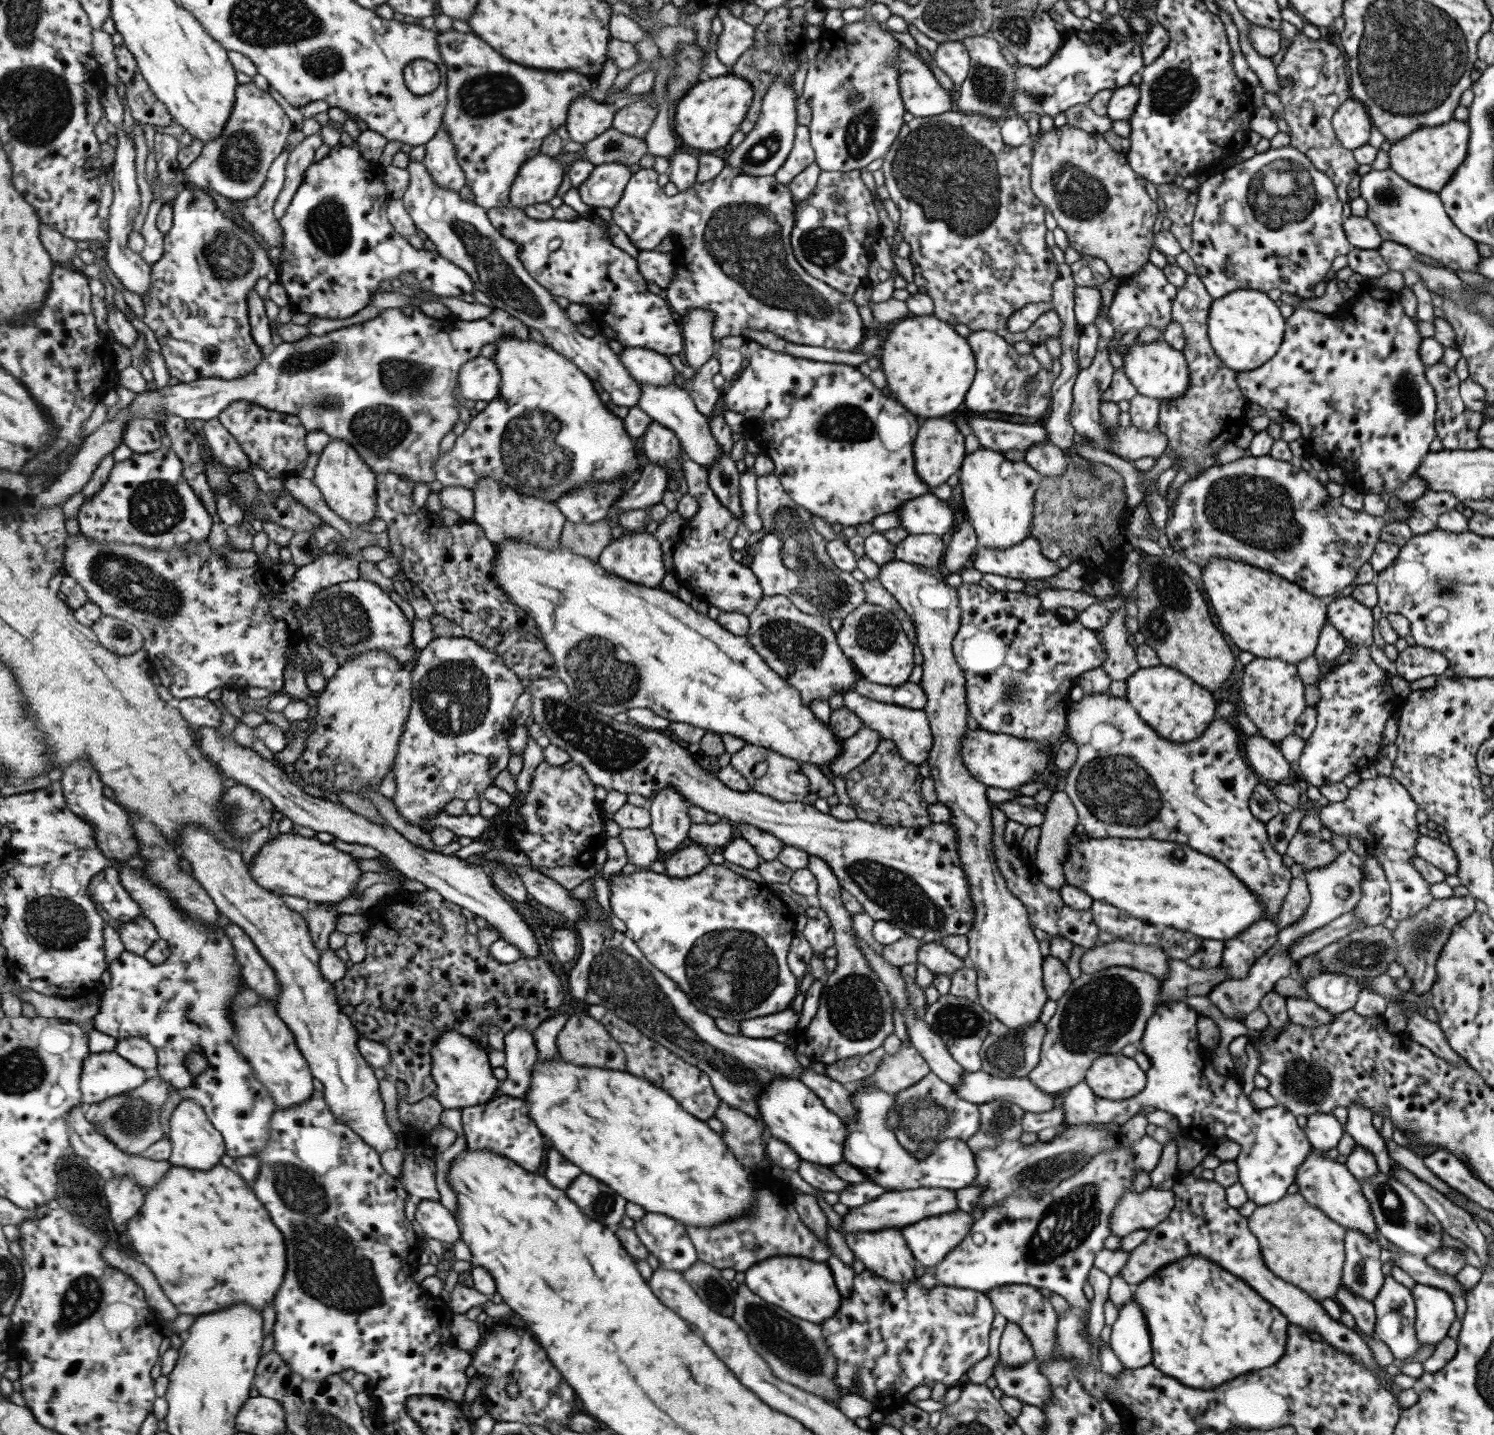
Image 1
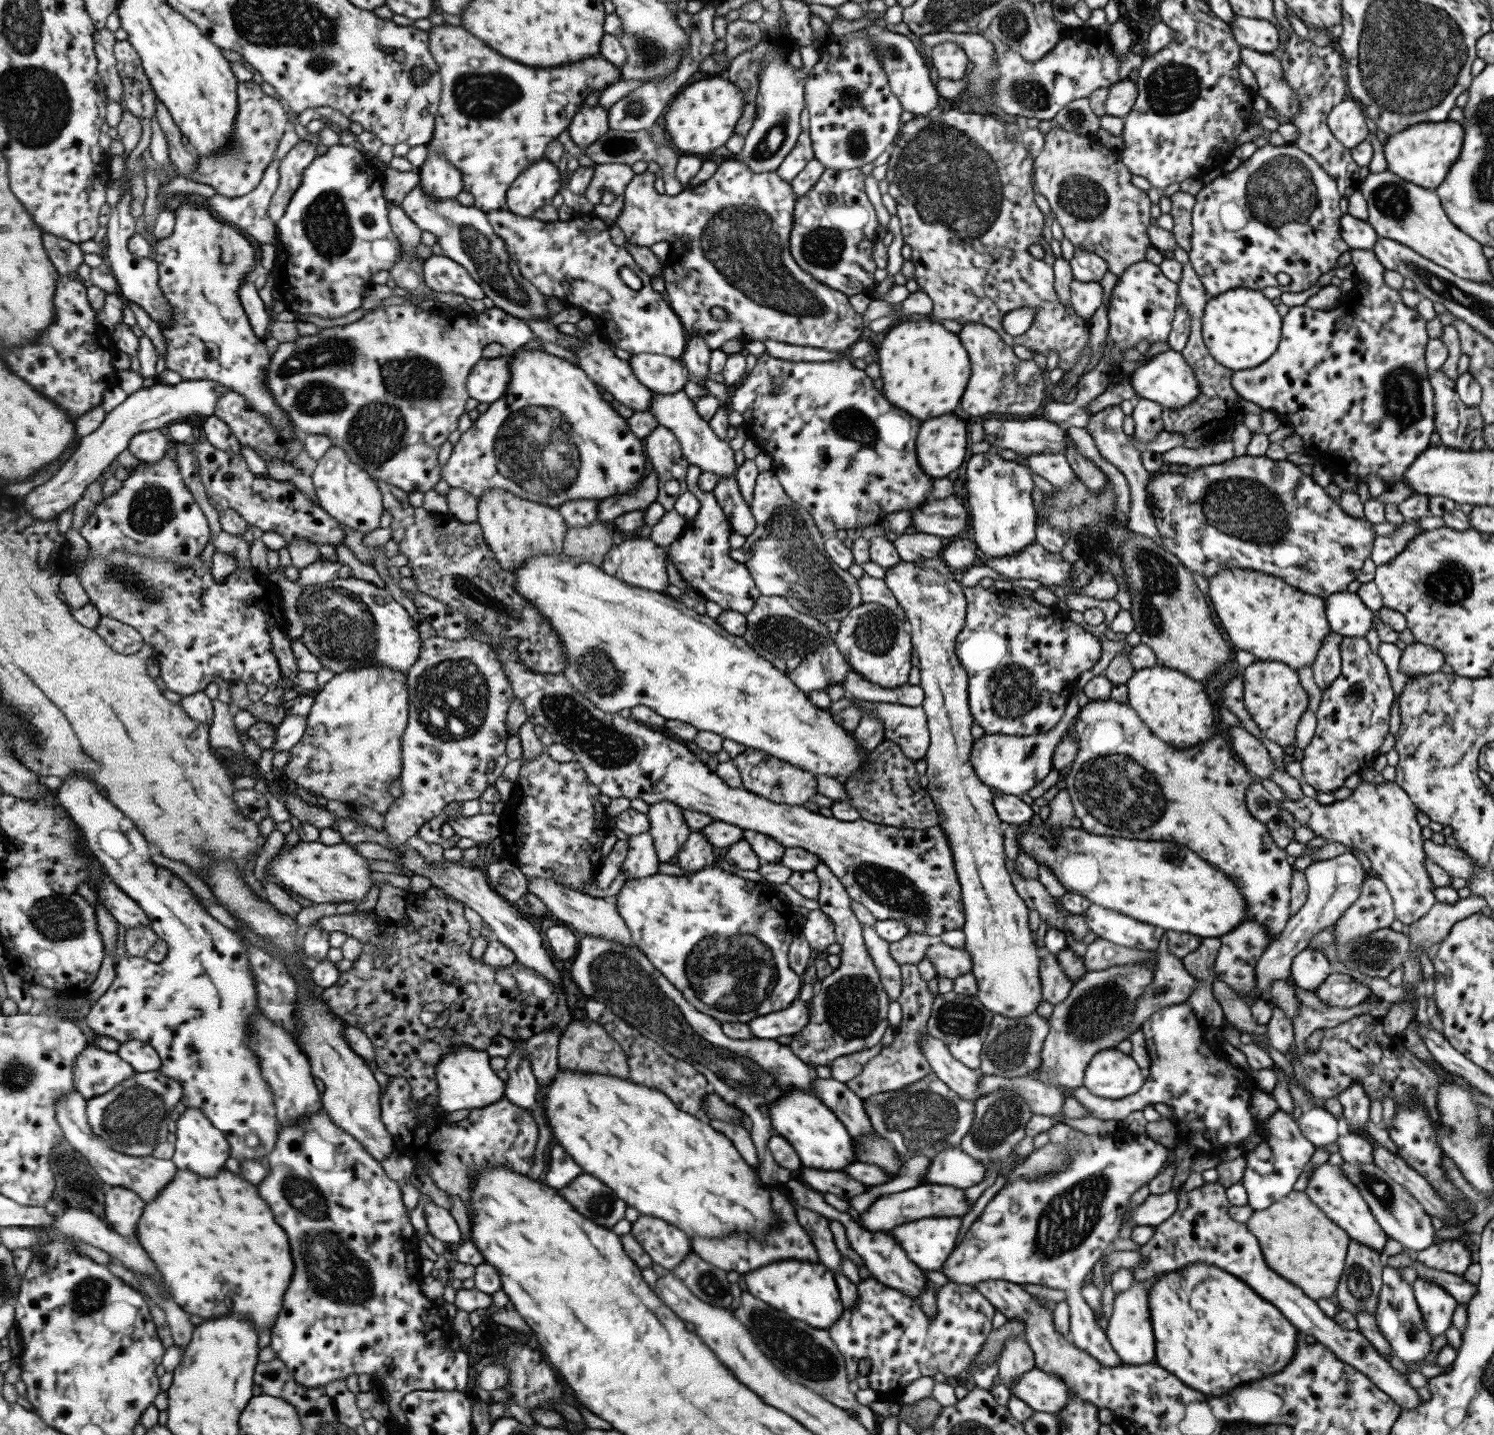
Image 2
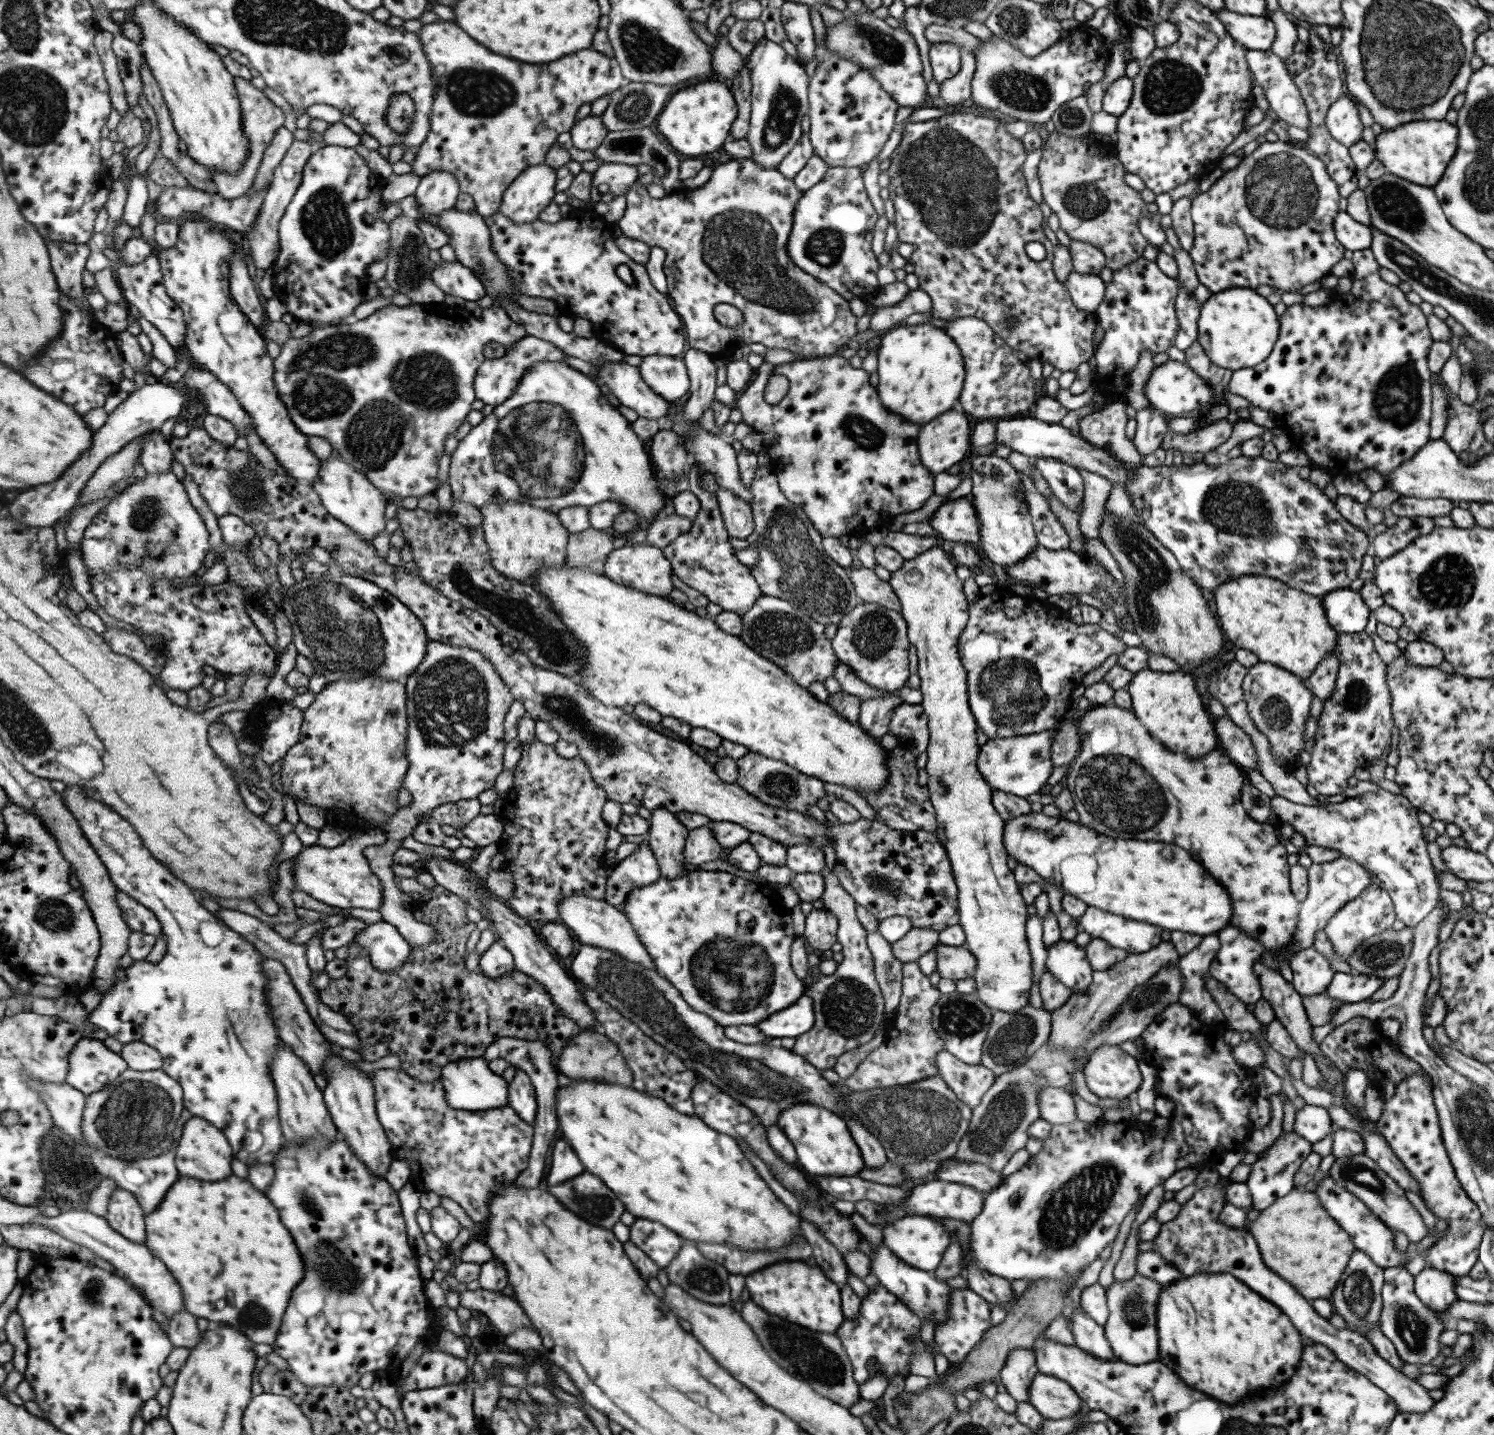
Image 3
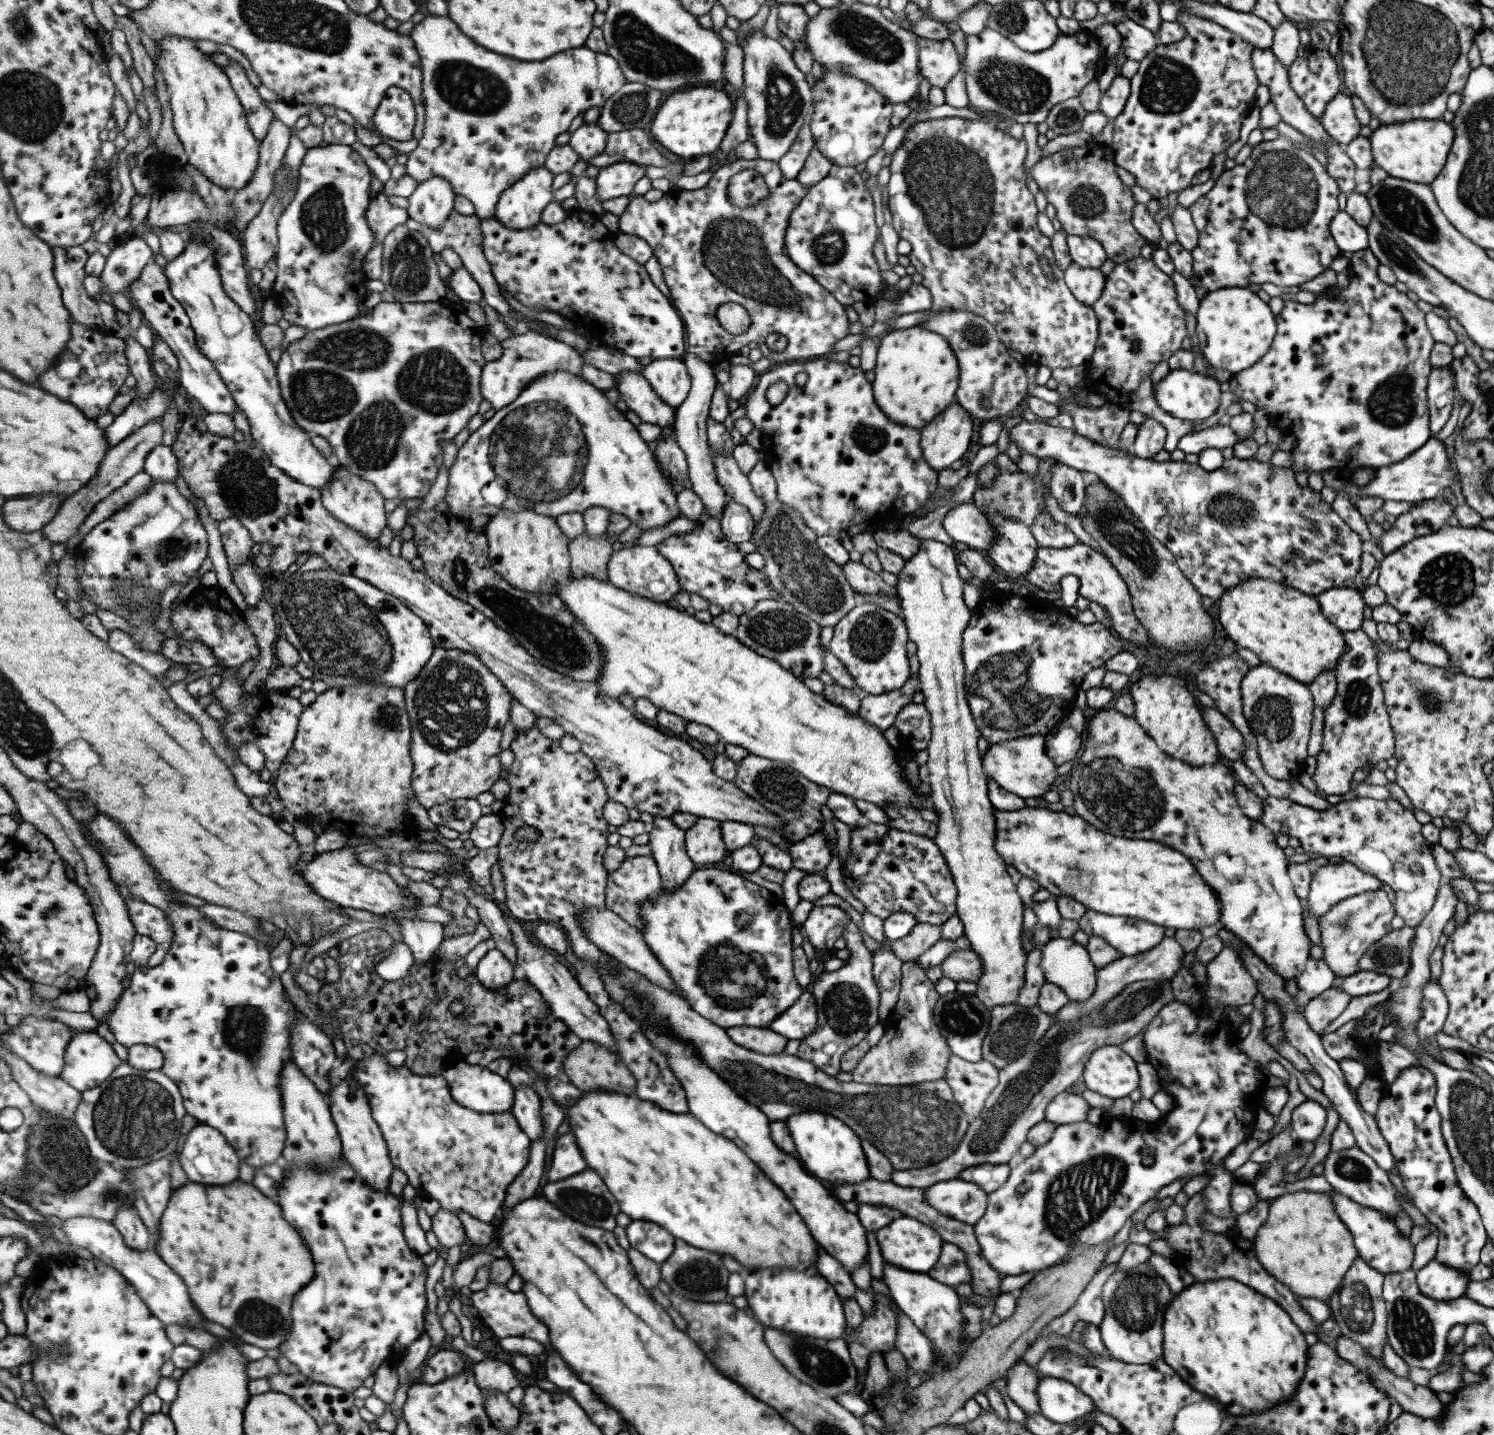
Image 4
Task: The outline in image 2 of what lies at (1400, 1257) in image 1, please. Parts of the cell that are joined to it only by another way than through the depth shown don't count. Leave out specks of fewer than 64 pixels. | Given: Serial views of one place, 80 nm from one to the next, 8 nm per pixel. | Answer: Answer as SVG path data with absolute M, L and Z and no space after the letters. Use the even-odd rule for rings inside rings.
M1418 1261L1412 1264L1417 1277L1429 1279L1442 1286L1458 1303L1469 1302L1477 1292L1477 1285L1467 1282L1462 1276L1452 1275L1433 1268L1427 1268Z

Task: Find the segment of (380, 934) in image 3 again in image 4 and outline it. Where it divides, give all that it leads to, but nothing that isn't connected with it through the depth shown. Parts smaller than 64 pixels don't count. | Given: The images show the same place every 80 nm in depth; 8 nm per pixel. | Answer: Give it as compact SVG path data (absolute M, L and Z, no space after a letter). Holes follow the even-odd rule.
M393 940L389 955L375 964L375 972L381 975L387 982L402 980L411 973L414 964L414 955L411 947L402 941L399 943Z

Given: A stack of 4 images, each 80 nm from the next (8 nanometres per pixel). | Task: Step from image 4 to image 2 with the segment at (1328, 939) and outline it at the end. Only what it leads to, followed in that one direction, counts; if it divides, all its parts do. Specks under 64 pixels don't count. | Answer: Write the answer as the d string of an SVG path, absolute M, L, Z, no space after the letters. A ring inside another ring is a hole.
M1376 874L1367 875L1357 900L1332 925L1334 942L1351 942L1369 932L1388 928L1393 920L1392 901L1385 884Z

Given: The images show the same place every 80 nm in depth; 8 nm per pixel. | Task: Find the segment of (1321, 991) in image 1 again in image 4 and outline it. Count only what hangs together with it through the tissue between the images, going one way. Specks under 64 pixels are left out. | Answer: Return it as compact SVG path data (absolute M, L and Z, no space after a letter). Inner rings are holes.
M1367 970L1349 976L1337 976L1333 986L1343 989L1343 992L1349 993L1352 997L1381 992L1389 984L1395 984L1390 976Z

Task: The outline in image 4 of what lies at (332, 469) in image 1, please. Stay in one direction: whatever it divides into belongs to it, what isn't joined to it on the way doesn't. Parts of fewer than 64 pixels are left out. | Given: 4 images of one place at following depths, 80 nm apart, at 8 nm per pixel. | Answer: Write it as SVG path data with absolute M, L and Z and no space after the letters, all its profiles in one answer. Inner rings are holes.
M338 464L338 469L335 471L333 481L321 489L324 505L333 513L335 518L341 519L341 522L347 524L351 528L358 530L367 538L378 540L382 532L389 524L388 513L385 510L386 496L373 485L359 475L355 475L344 466Z

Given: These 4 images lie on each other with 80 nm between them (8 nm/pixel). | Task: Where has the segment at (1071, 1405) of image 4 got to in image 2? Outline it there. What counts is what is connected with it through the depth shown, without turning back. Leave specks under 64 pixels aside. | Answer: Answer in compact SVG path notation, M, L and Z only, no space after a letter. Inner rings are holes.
M1033 1369L1023 1373L1009 1387L1010 1396L1019 1398L1029 1408L1039 1413L1057 1415L1067 1405L1067 1390L1065 1384L1052 1374Z

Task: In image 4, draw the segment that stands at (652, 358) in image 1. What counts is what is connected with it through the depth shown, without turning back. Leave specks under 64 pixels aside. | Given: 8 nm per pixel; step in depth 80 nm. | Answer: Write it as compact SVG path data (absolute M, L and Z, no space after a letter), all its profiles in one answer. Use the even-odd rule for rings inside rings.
M655 358L642 367L640 375L667 405L677 409L690 389L690 376L682 360Z

